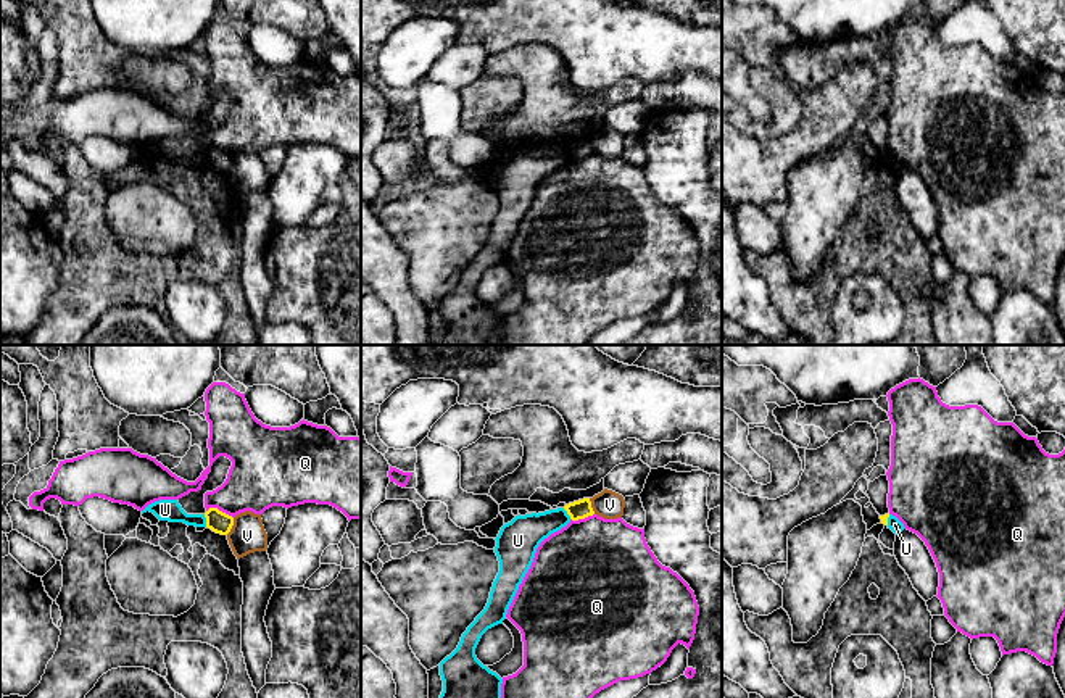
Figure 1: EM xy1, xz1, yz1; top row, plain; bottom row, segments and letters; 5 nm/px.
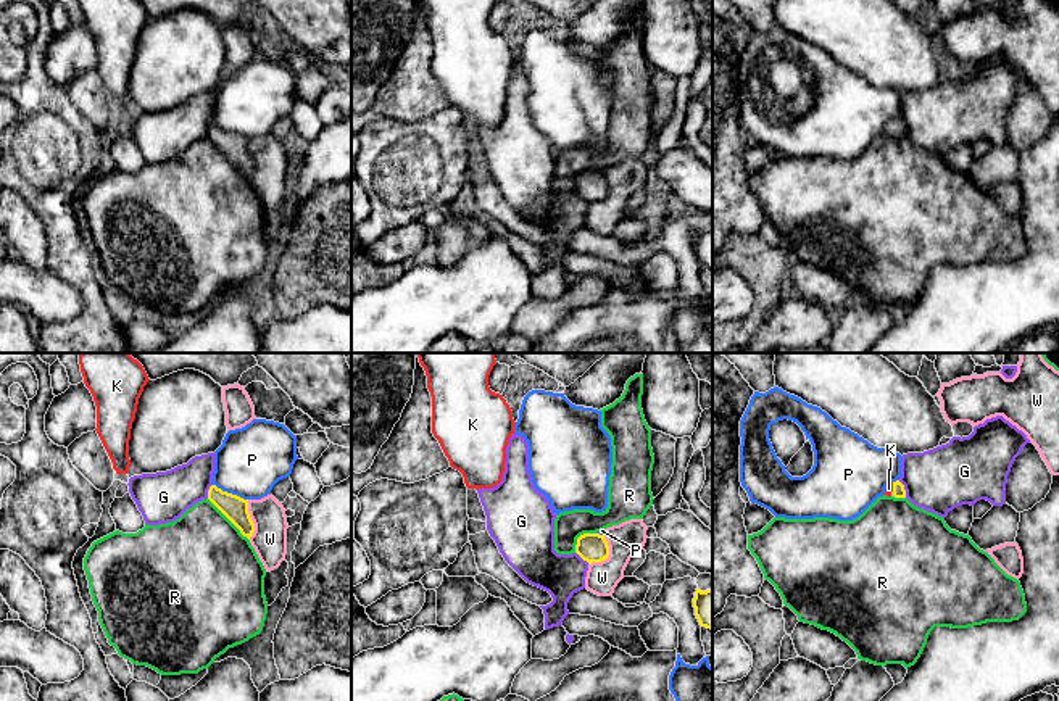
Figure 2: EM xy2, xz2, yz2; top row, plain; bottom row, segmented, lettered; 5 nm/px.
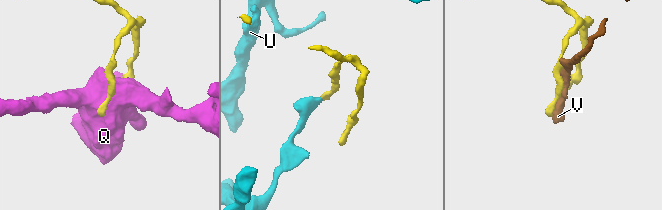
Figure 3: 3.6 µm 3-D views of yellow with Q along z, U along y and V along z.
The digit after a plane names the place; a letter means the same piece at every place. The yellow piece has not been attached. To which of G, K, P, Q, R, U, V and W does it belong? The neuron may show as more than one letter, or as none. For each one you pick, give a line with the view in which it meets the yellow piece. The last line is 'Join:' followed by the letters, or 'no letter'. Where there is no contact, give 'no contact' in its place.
K: meets yellow in yz2
Join: K

